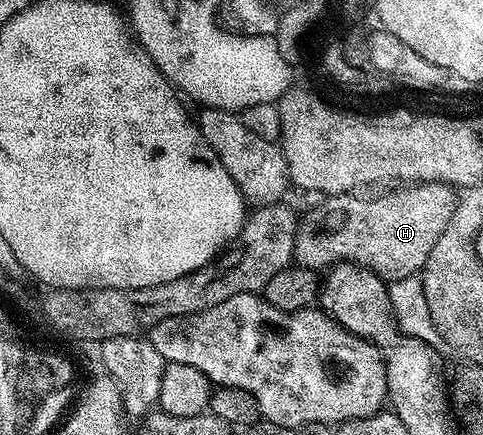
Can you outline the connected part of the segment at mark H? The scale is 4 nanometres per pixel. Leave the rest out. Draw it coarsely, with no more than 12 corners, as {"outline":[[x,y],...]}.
{"outline":[[419,184],[325,196],[300,217],[294,261],[418,275],[459,196]]}

